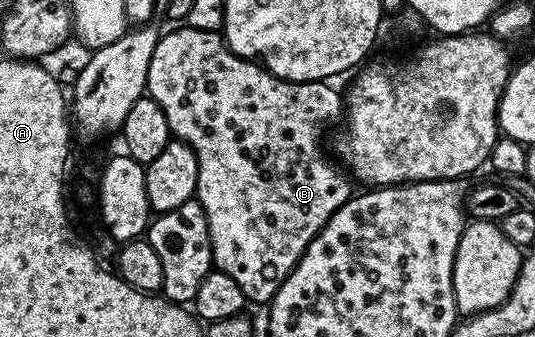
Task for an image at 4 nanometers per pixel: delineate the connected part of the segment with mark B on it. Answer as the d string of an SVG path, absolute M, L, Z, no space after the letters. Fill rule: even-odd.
M180 24L172 29L176 30L170 31L169 34L161 33L156 39L154 56L150 56L147 97L153 98L158 104L158 108L162 108L162 112L166 112L169 135L177 142L186 142L196 154L198 184L196 185L195 201L200 202L202 212L206 212L206 224L210 228L210 244L212 245L212 260L215 269L226 272L226 276L230 276L230 280L237 282L238 288L242 288L245 299L249 303L271 303L272 298L278 292L278 288L286 280L286 276L290 276L290 272L306 252L310 240L314 240L314 236L327 224L330 216L334 216L334 212L338 212L338 208L342 208L342 204L346 204L348 199L353 197L353 183L350 181L349 175L344 172L339 174L332 167L331 160L324 155L323 148L316 143L320 138L320 129L327 122L341 117L346 106L345 99L342 97L341 91L339 94L327 81L288 82L276 74L271 74L270 71L264 69L261 63L255 60L239 58L237 54L233 54L227 42L217 31L194 28L187 24Z

